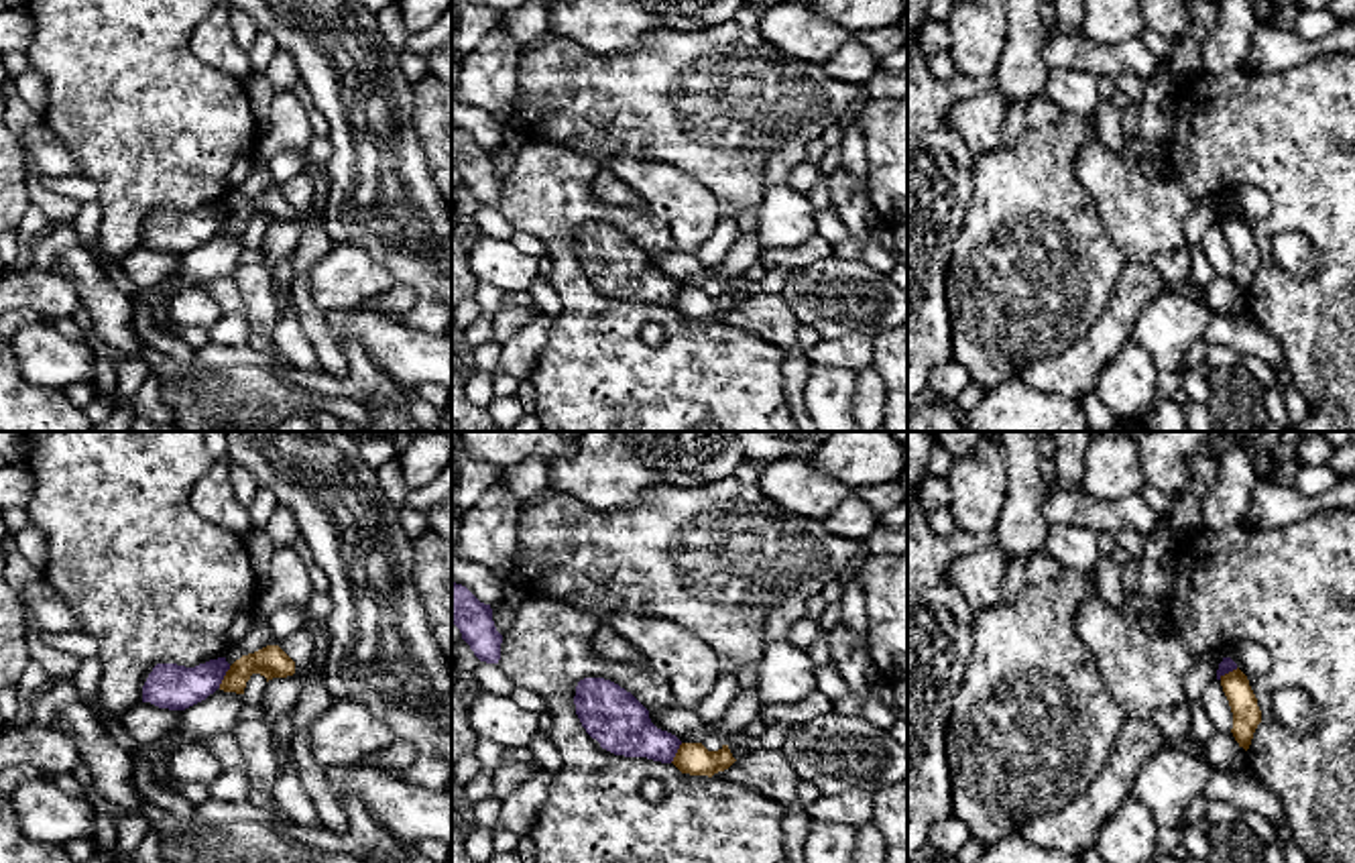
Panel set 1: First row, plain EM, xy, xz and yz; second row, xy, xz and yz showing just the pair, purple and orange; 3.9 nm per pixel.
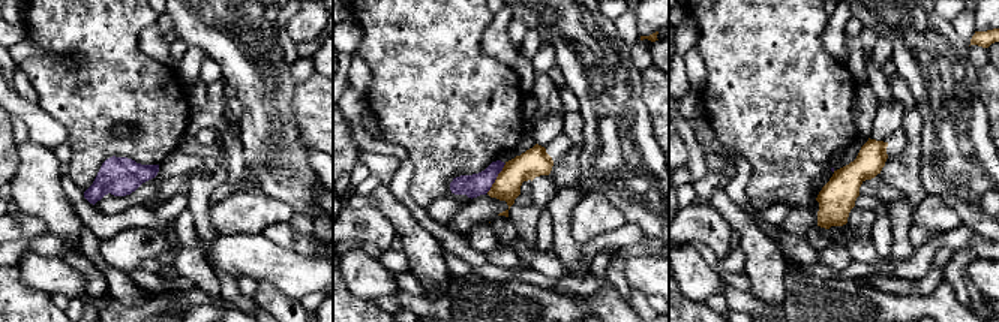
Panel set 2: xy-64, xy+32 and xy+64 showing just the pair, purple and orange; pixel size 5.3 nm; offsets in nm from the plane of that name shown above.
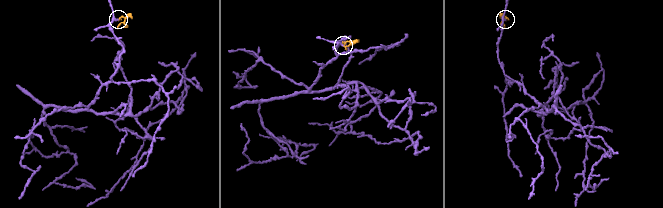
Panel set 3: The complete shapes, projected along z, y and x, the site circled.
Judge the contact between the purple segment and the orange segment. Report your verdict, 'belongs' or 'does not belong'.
does not belong

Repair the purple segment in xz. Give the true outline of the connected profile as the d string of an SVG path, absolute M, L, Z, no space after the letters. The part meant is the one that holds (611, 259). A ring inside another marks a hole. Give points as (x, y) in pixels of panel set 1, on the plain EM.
M580 224L574 248L586 277L614 299L671 307L682 289L651 267L649 254L631 236L610 224Z

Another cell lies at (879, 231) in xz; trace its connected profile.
M875 208L867 212L865 222L869 244L877 244L895 254L893 226Z

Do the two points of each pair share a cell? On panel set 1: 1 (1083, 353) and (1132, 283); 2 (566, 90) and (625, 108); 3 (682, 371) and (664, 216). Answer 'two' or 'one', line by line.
1: one
2: one
3: one

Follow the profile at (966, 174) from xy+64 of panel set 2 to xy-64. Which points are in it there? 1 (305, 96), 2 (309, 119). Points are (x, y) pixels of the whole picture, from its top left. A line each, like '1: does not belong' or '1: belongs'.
1: does not belong
2: does not belong

